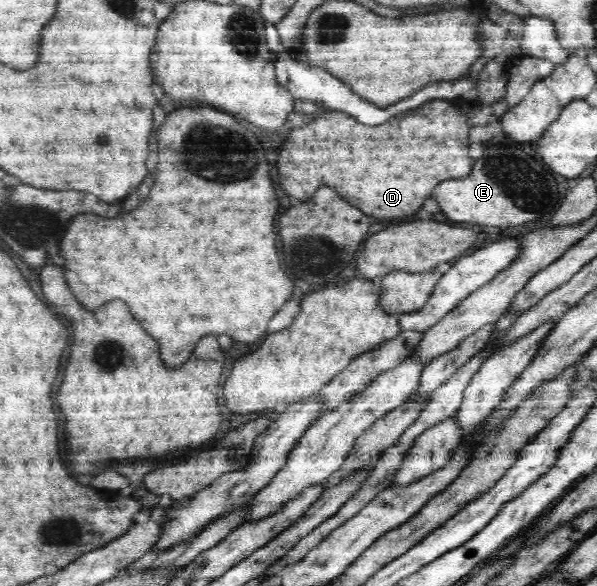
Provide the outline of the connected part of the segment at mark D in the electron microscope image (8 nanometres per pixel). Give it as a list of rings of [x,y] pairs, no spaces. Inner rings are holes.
[[[446,99],[430,100],[414,108],[414,111],[406,111],[378,127],[362,125],[354,116],[344,111],[328,111],[322,117],[314,119],[310,125],[290,131],[286,143],[280,149],[282,155],[278,157],[280,183],[284,191],[296,199],[306,199],[306,195],[310,195],[310,191],[314,191],[318,183],[330,183],[330,187],[334,187],[338,195],[342,195],[348,203],[354,203],[354,207],[362,207],[366,215],[378,221],[410,219],[432,195],[434,187],[442,183],[442,179],[450,179],[450,175],[470,175],[470,167],[474,165],[474,161],[468,159],[469,129],[466,111]],[[422,139],[426,139],[424,149],[420,145]]]

